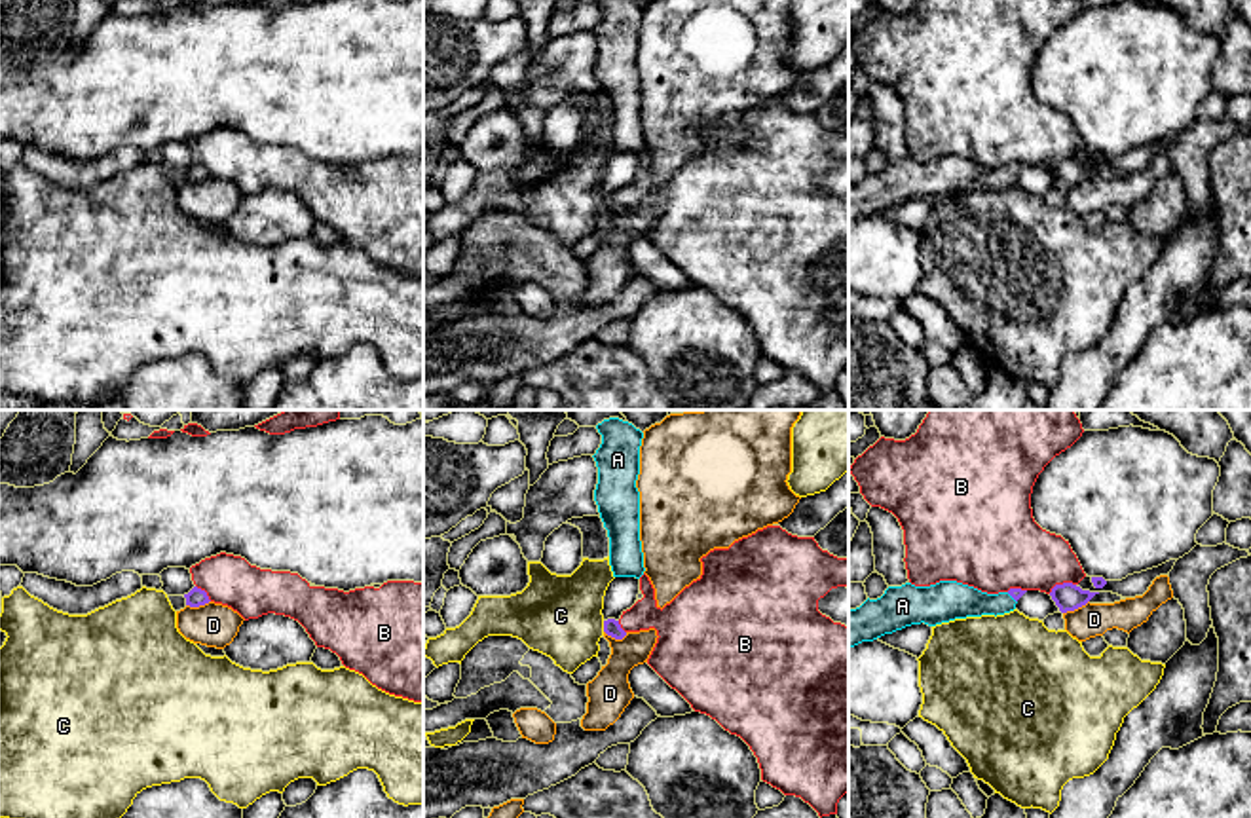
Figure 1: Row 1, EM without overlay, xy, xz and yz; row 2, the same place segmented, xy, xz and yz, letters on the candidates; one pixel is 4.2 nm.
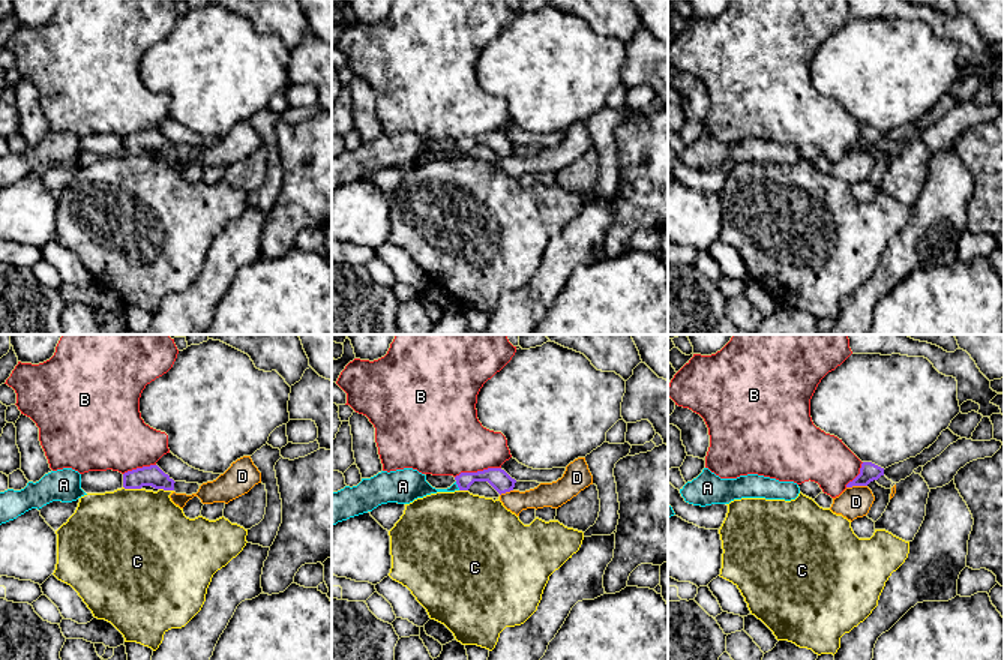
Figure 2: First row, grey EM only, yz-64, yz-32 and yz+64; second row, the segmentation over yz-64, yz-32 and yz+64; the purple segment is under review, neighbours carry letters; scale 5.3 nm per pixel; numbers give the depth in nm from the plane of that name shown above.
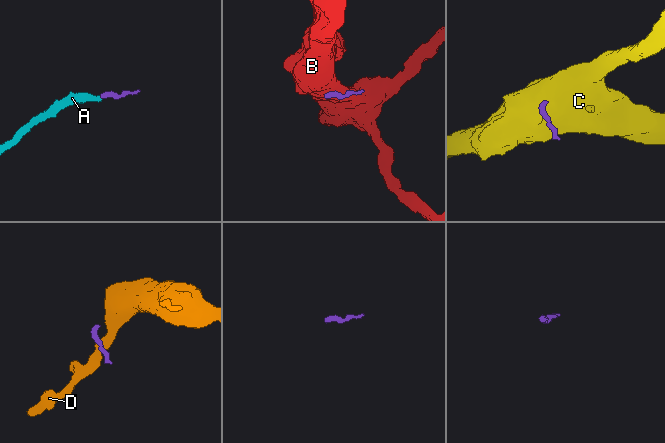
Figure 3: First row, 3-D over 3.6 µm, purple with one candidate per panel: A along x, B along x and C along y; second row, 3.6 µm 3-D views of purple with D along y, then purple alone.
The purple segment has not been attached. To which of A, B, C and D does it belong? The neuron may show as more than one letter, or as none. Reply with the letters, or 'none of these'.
A

